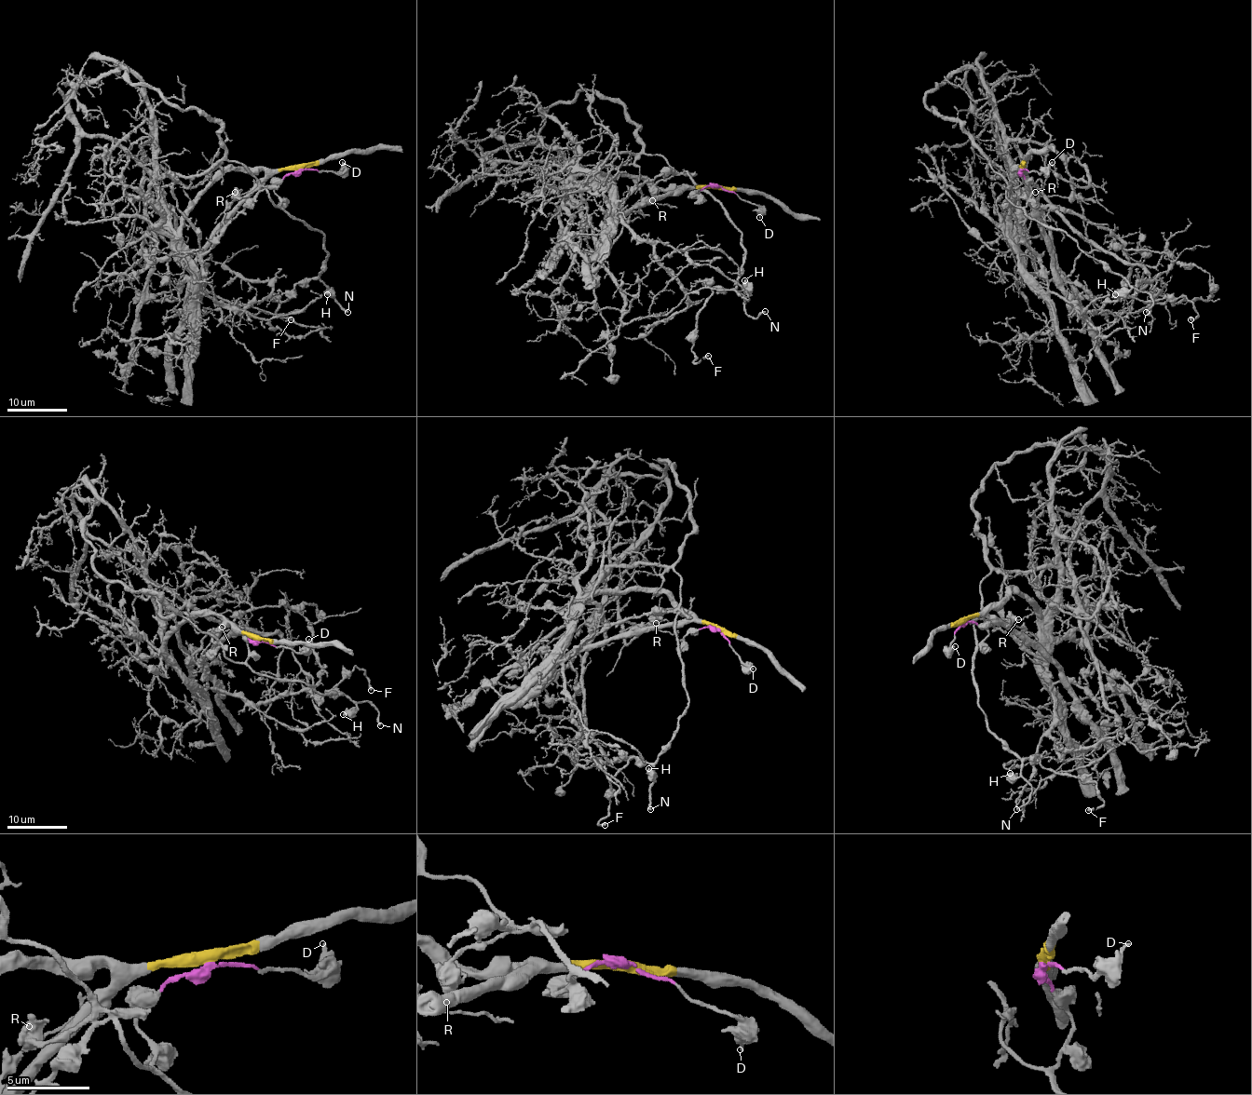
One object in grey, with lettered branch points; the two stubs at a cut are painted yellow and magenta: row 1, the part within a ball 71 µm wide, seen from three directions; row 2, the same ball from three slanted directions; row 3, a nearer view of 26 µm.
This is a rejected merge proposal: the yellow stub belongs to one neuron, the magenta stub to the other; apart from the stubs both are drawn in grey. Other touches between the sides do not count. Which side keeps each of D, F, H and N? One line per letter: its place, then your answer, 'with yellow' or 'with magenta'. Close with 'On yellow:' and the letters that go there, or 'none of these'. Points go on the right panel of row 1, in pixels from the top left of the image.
D: place (1052, 162); with magenta
F: place (1190, 319); with magenta
H: place (1115, 294); with magenta
N: place (1146, 312); with magenta
On yellow: none of these

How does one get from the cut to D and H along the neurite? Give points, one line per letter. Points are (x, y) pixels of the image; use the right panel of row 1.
D: (1021, 168), (1041, 173), (1053, 161)
H: (1021, 168), (1031, 187), (1026, 214), (1060, 228), (1086, 253), (1123, 277), (1131, 287), (1114, 294)

